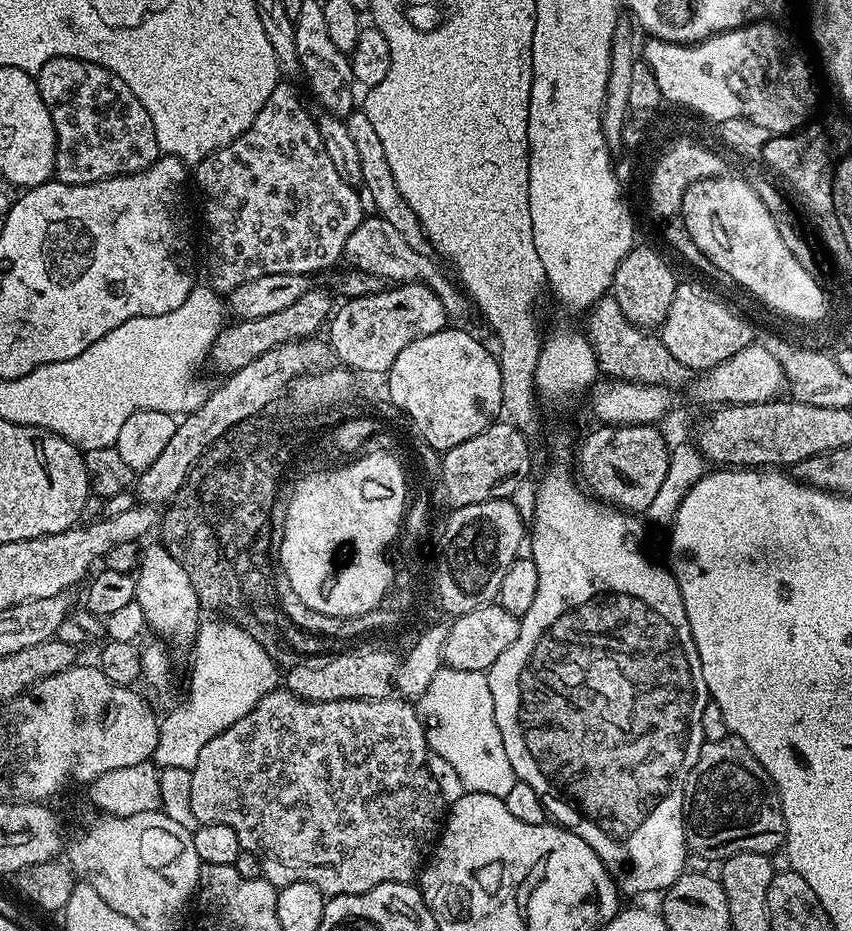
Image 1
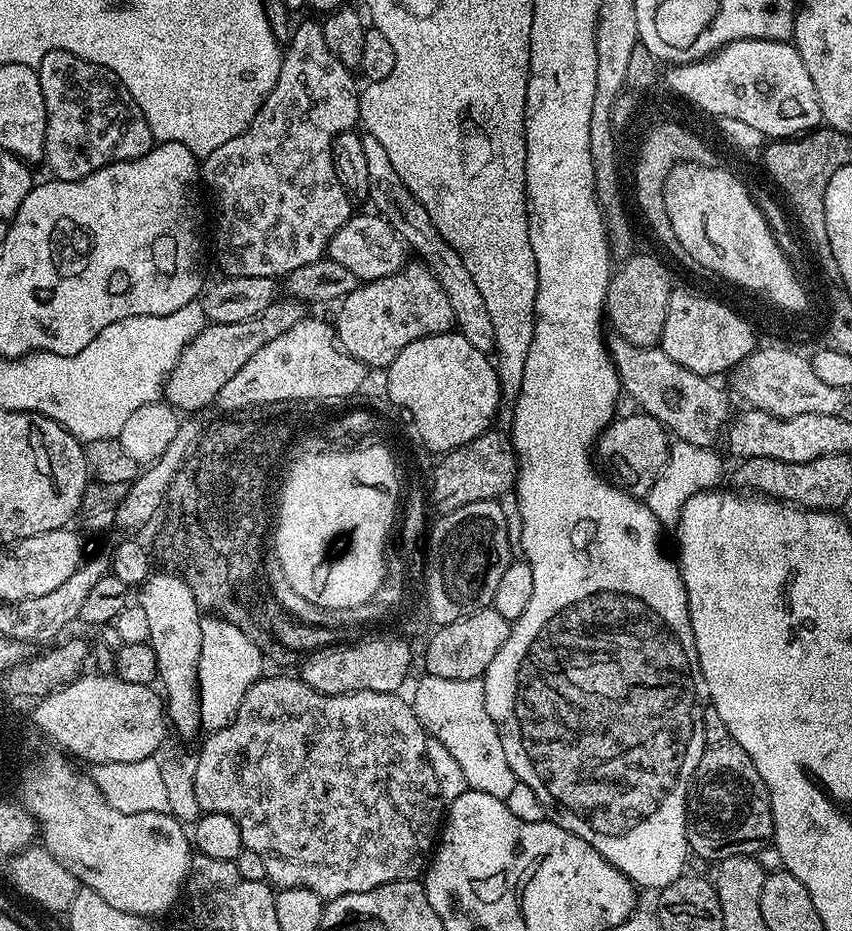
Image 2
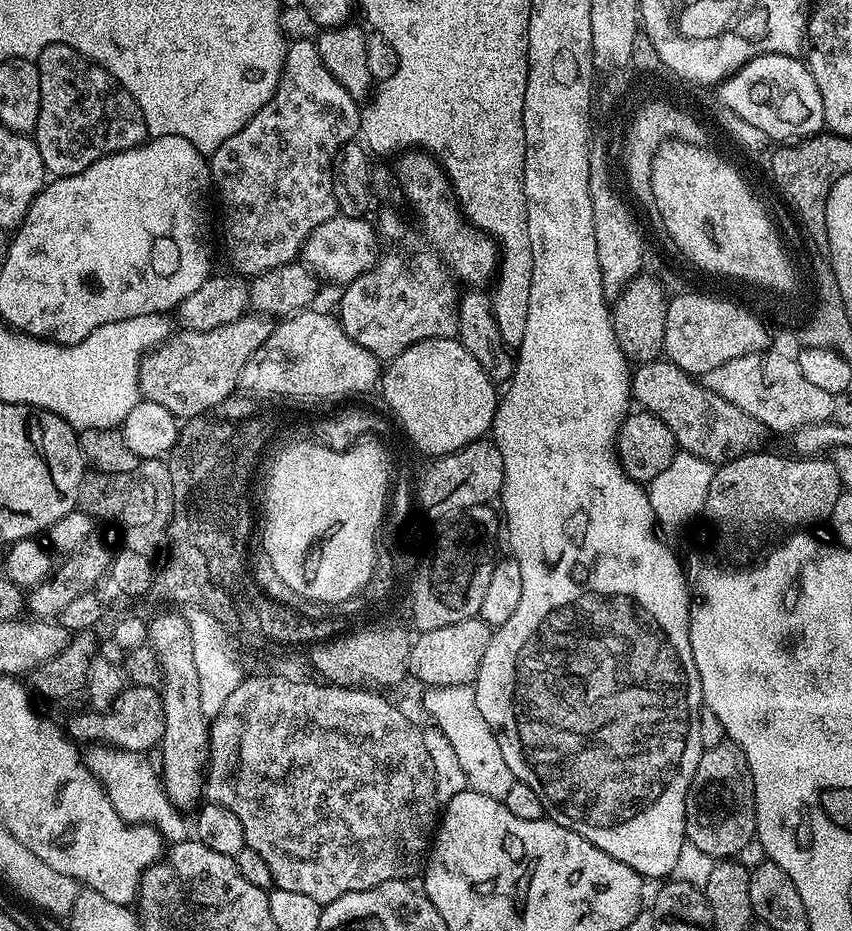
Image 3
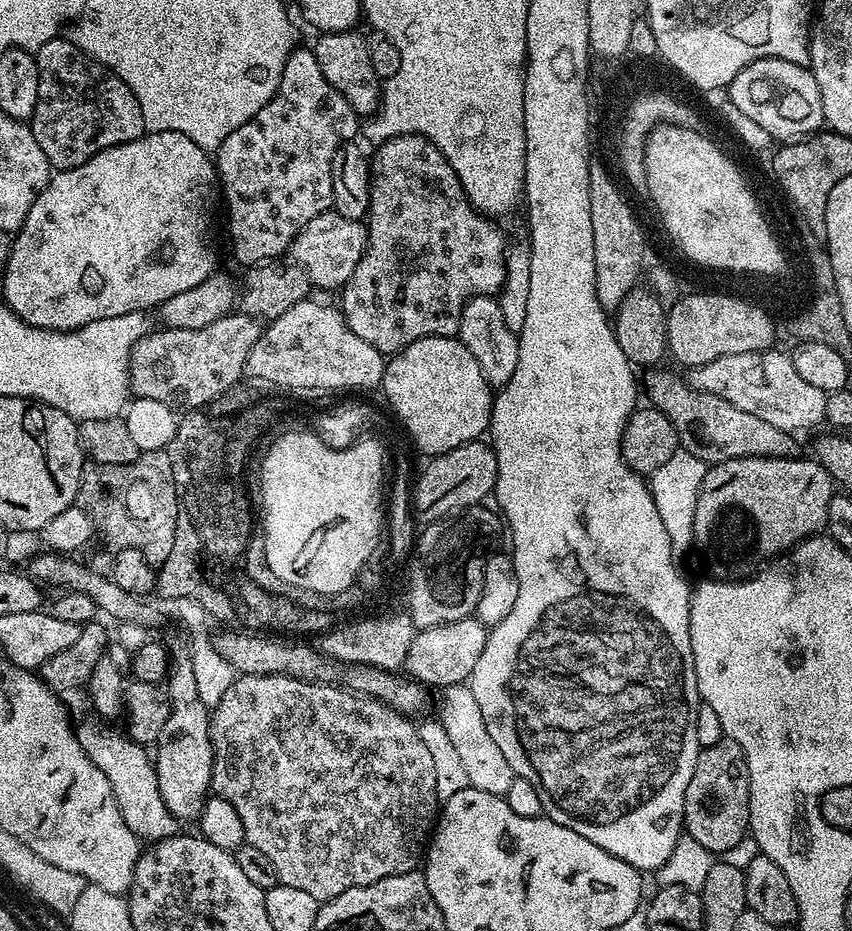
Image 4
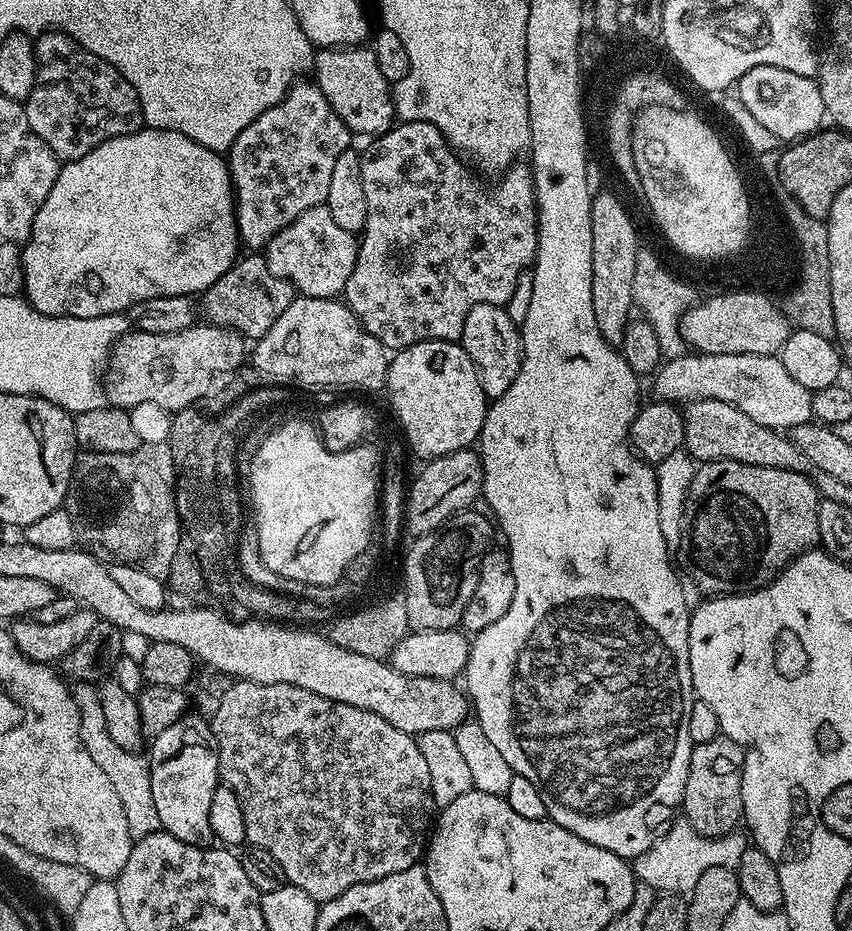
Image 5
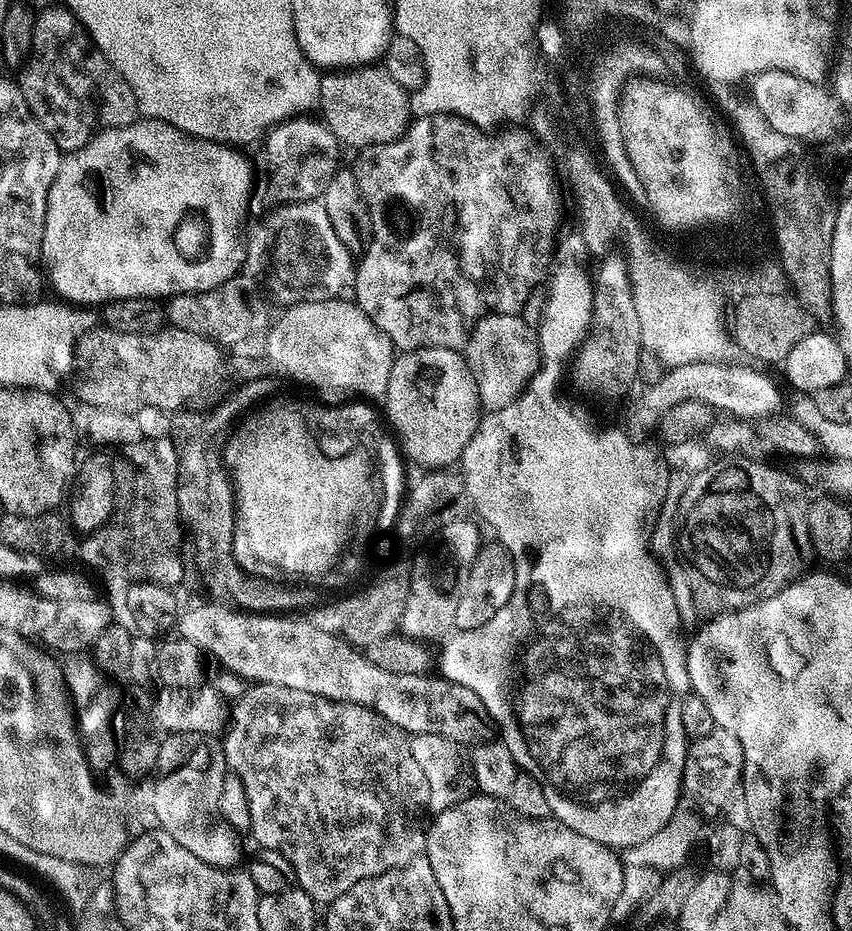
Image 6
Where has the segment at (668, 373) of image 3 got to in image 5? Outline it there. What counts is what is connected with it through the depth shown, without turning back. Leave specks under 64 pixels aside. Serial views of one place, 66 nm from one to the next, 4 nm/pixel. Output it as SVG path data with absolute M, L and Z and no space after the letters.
M693 400L683 409L684 448L696 462L709 460L733 460L746 462L750 466L770 466L778 470L794 470L811 480L818 472L818 466L806 458L806 453L798 450L794 442L783 431L767 428L754 418L742 414L730 402L717 400Z

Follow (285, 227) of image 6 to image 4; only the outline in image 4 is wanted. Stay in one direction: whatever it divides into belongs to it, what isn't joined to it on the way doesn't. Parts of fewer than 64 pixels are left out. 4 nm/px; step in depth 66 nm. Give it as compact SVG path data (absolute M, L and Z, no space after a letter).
M335 210L323 212L309 222L304 229L294 238L290 249L290 256L293 256L295 263L304 273L307 274L309 281L320 288L343 289L345 282L354 274L358 262L364 257L364 251L368 249L368 230L367 227L359 220L342 218Z

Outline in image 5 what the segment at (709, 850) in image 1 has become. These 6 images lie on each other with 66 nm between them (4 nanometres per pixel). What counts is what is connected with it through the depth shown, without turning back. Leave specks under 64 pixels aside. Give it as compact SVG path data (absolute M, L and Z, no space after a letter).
M717 738L710 742L702 742L693 747L690 754L690 770L686 774L684 802L682 805L683 819L694 826L704 836L725 836L727 832L737 831L744 818L742 806L742 774L744 773L744 750L727 738Z

